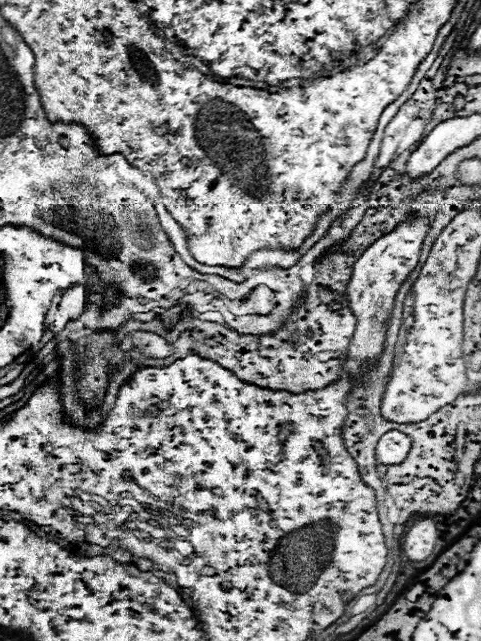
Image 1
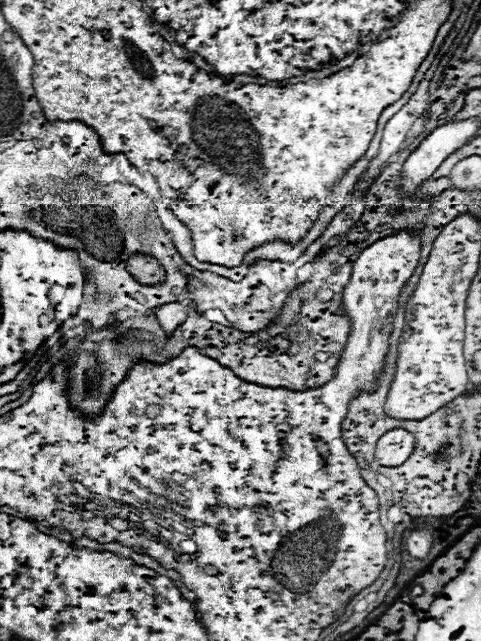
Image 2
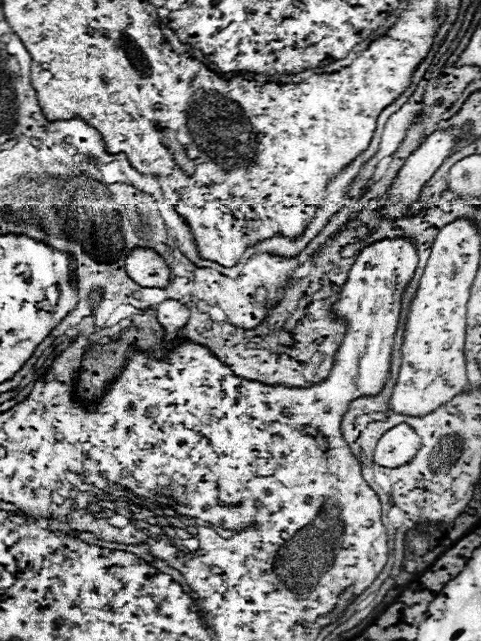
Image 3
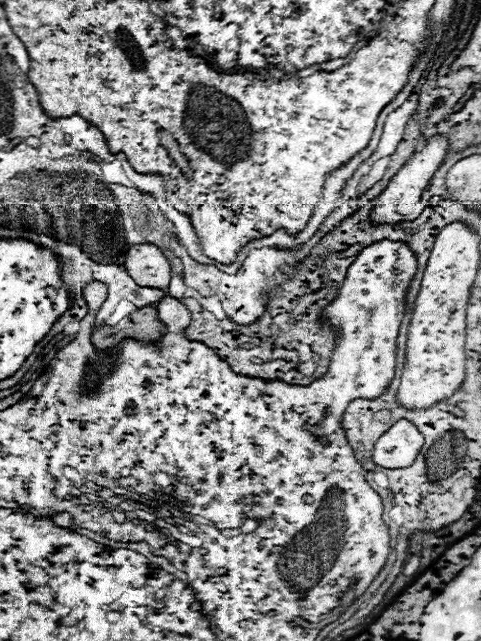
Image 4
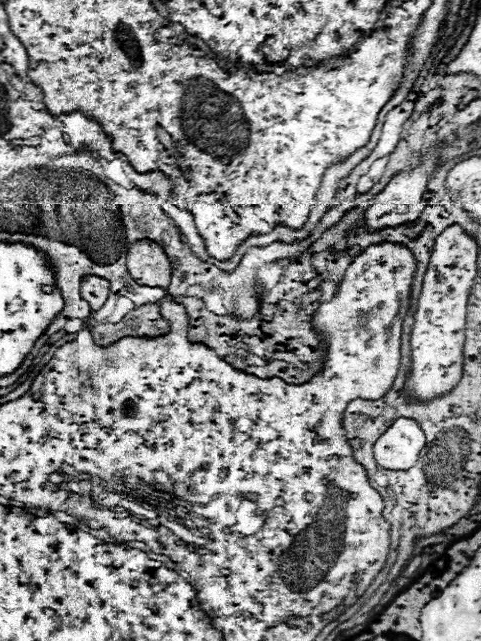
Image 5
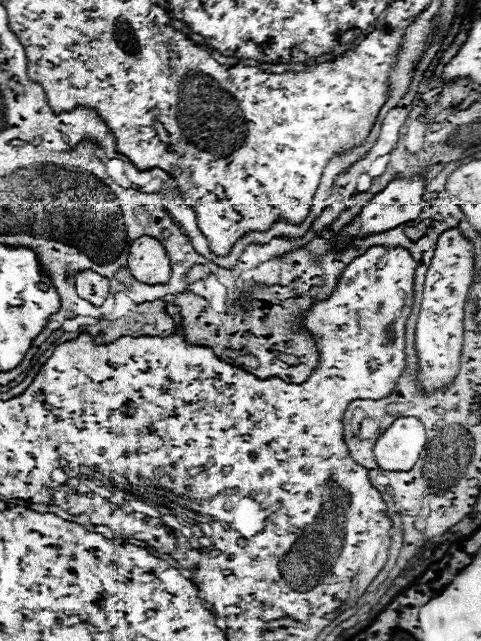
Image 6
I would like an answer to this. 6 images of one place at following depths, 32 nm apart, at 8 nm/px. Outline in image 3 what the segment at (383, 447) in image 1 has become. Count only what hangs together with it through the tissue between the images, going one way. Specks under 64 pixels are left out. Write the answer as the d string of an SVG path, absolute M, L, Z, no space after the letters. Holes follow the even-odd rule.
M402 422L402 424L390 428L376 442L374 464L384 466L384 468L404 466L416 456L420 444L422 444L420 436L406 422Z

